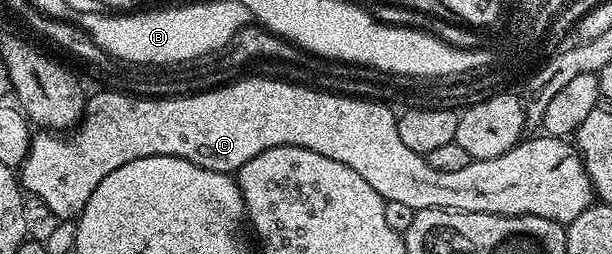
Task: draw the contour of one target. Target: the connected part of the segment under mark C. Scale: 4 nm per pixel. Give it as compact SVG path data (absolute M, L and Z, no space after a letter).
M239 78L233 83L227 83L224 87L218 87L215 91L205 91L199 95L186 95L183 99L140 99L137 95L113 89L98 91L95 95L91 94L86 100L86 110L83 111L82 118L78 120L73 129L67 130L65 133L38 133L42 135L35 134L31 138L30 152L20 168L21 186L29 194L31 191L55 215L55 220L70 221L82 214L84 205L88 201L88 197L92 197L96 185L100 185L100 181L104 181L104 177L108 177L108 173L120 169L120 165L124 165L128 161L136 161L153 155L167 155L168 157L187 159L204 169L236 173L245 163L252 161L252 157L256 157L268 149L303 147L320 153L320 157L332 157L332 161L340 161L344 165L348 165L348 169L360 173L360 177L364 177L364 181L368 181L368 185L372 185L372 189L376 189L376 193L380 193L380 197L386 202L400 201L401 204L410 205L414 212L423 211L424 209L444 209L445 211L479 211L480 213L492 213L493 215L535 215L536 217L548 217L548 221L556 221L557 223L568 225L576 217L580 217L580 213L584 213L584 209L588 209L596 201L594 186L588 177L586 166L582 163L582 157L578 154L578 148L574 146L573 142L557 135L538 133L535 134L538 135L535 139L523 138L512 150L500 157L475 159L468 165L464 165L464 169L453 173L440 173L440 169L432 169L432 165L428 165L424 155L416 153L412 149L408 149L408 145L404 145L404 140L400 137L400 129L398 128L398 115L395 112L390 112L385 107L387 105L385 102L373 99L350 99L347 95L319 91L297 81L285 83L282 79L241 79Z

